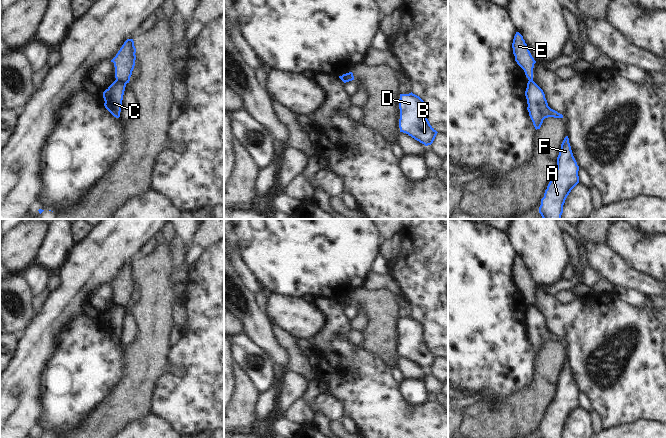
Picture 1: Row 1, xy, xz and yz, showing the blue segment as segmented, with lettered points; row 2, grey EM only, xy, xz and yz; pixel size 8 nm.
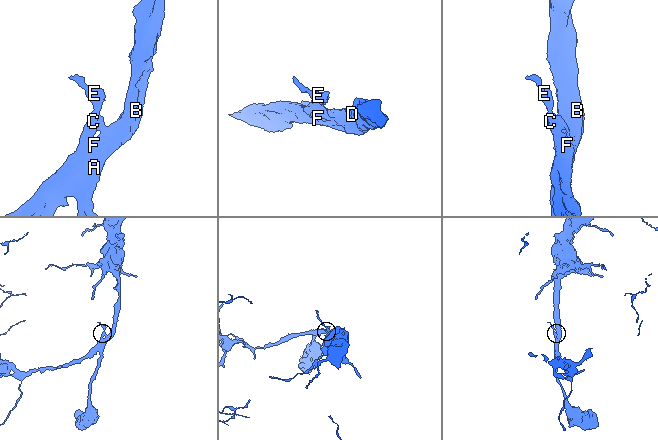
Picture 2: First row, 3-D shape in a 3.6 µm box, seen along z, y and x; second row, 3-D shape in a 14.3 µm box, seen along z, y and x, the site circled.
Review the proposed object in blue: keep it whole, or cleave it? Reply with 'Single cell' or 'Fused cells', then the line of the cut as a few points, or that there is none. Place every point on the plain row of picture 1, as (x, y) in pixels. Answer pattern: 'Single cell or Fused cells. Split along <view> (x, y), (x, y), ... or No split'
Fused cells. Split along xy (116, 303), (125, 308)

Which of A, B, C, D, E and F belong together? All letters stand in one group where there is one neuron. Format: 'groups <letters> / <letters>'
groups A B C D F / E

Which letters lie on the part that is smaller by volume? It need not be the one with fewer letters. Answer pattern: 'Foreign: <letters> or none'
Foreign: E

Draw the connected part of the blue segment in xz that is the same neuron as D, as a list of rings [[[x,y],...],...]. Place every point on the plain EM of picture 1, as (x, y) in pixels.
[[[412,316],[400,318],[399,333],[400,356],[408,358],[425,370],[431,369],[438,356],[426,341],[424,325]]]

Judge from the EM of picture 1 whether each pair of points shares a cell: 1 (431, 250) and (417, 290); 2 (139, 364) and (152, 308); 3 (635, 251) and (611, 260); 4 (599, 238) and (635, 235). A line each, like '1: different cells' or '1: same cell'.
1: same cell
2: same cell
3: different cells
4: different cells

